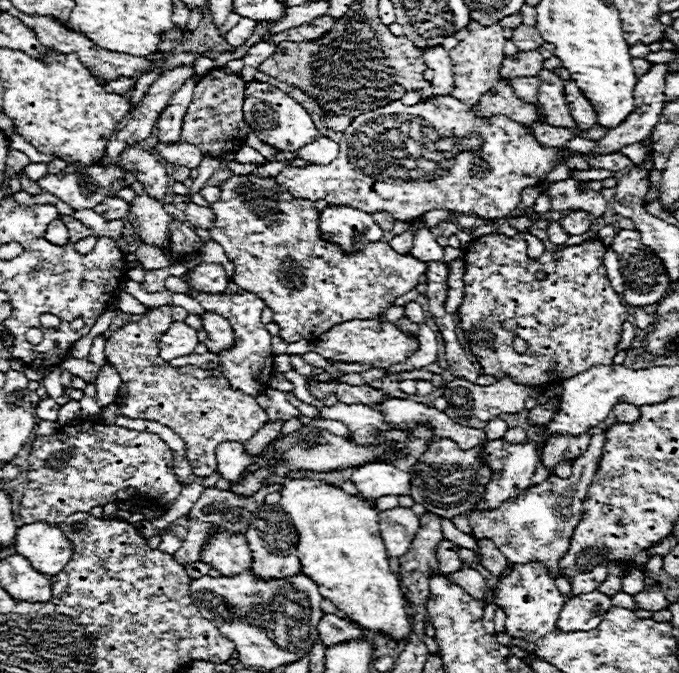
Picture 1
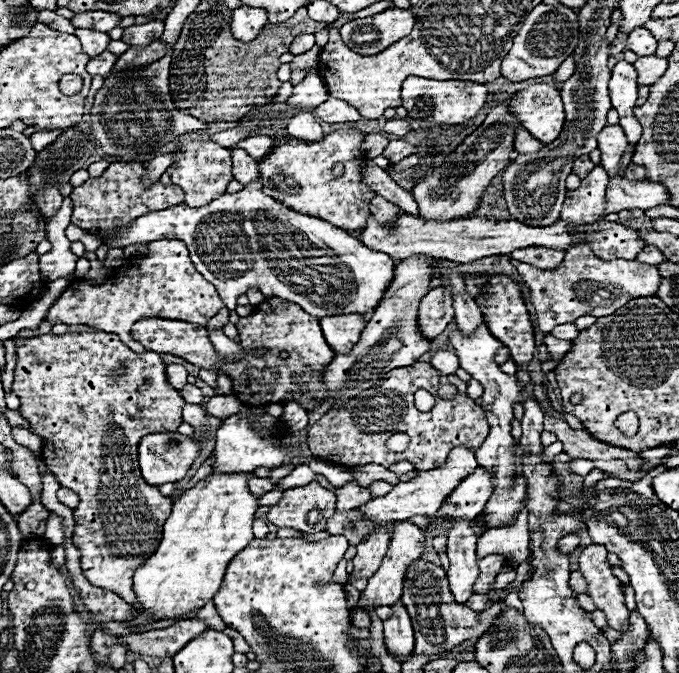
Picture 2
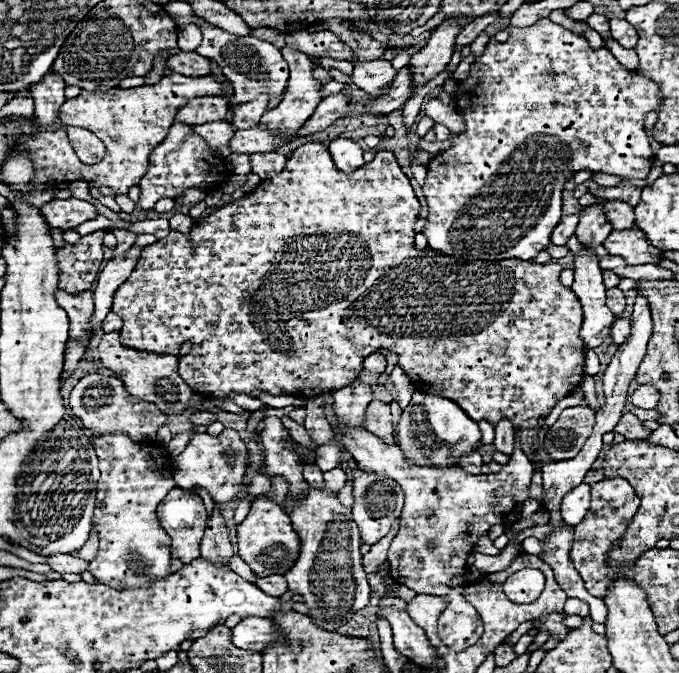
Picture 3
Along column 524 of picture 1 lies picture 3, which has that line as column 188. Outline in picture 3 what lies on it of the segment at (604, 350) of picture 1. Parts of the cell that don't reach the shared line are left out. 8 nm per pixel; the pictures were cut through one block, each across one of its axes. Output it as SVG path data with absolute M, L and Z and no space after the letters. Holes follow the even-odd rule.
M308 142L308 144L296 148L296 150L290 154L290 158L288 158L288 162L286 162L286 166L284 166L284 170L282 170L280 174L276 174L276 176L272 176L272 178L268 178L268 180L262 180L262 182L256 186L254 192L246 194L244 198L240 198L240 200L236 200L236 202L230 202L230 204L214 210L214 212L212 212L208 218L204 218L204 220L194 222L190 234L170 232L164 240L160 240L160 242L156 242L156 244L150 244L148 248L142 250L142 256L140 256L136 268L134 268L134 272L132 272L130 278L114 292L114 300L112 300L112 312L116 312L116 314L124 320L124 326L122 326L122 330L120 330L120 342L122 342L124 346L128 346L128 348L136 348L136 350L144 350L144 352L158 352L158 354L178 356L178 372L180 372L180 376L184 378L184 382L186 382L196 394L202 394L204 398L230 396L230 394L248 394L248 396L252 396L252 398L258 398L260 394L270 394L270 396L298 396L298 394L300 394L300 396L304 396L304 398L314 398L314 396L320 396L320 394L324 394L324 392L334 392L336 388L342 388L344 384L348 384L350 380L354 380L354 378L362 372L364 356L368 356L368 354L372 354L372 352L378 352L378 350L392 350L392 352L398 354L398 366L410 376L410 380L412 380L412 384L414 384L416 390L420 390L420 392L424 392L424 394L430 394L430 396L434 396L434 394L436 394L436 396L444 396L444 398L456 402L456 404L458 404L460 408L464 408L464 412L466 412L468 416L472 416L472 420L476 420L476 422L478 422L478 420L488 420L488 422L496 424L496 422L500 422L502 418L506 418L506 420L512 420L512 424L514 424L516 430L536 428L538 422L540 422L540 418L544 418L544 416L556 406L556 402L558 402L560 398L568 396L568 394L582 382L582 374L584 374L582 364L584 364L584 352L586 352L586 350L584 350L584 344L582 344L582 338L580 338L582 306L580 306L580 302L576 300L576 296L572 294L572 290L568 290L566 286L560 284L558 276L560 276L560 272L562 272L562 266L556 264L556 262L534 264L534 262L528 262L528 260L474 260L474 262L458 262L454 256L440 256L440 254L436 254L436 252L432 252L432 250L418 250L418 248L414 246L414 234L416 234L416 232L414 232L414 222L418 220L418 212L420 212L420 202L418 202L418 198L414 196L414 190L412 190L408 178L404 176L402 168L398 166L396 156L394 156L392 152L386 152L386 150L384 150L384 152L378 152L372 162L364 164L364 166L358 168L356 172L344 174L344 172L336 170L336 166L334 166L334 162L332 162L332 158L330 158L330 152L328 152L328 148L326 148L324 144L320 144L320 142ZM188 236L192 236L192 244L196 246L196 252L194 252L194 254L190 254L190 248L186 246L186 238L188 238ZM184 342L190 342L192 348L190 348L188 354L182 356L182 354L180 354L180 348L182 348Z

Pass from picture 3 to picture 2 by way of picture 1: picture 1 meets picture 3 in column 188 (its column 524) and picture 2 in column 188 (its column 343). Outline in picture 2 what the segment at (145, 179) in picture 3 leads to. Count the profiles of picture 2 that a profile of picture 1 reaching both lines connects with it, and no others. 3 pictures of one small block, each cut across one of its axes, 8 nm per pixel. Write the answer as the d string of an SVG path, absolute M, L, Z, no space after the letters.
M194 136L194 138L198 138L194 142L194 146L188 146L182 150L182 154L176 158L176 164L172 164L168 168L168 174L172 178L172 184L176 184L184 190L184 204L198 208L226 192L226 188L232 180L232 166L230 166L232 152L224 146L212 144L210 136Z

